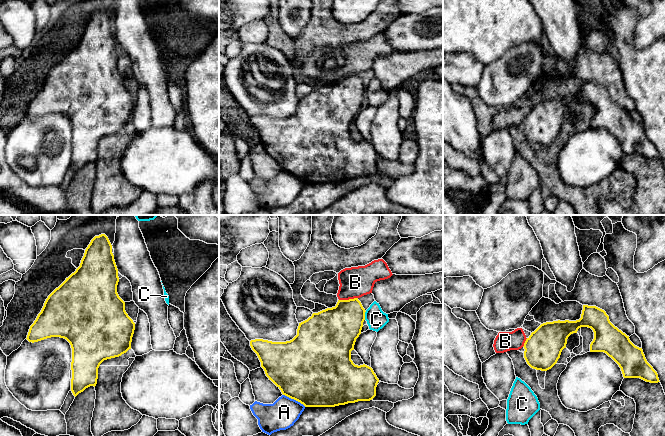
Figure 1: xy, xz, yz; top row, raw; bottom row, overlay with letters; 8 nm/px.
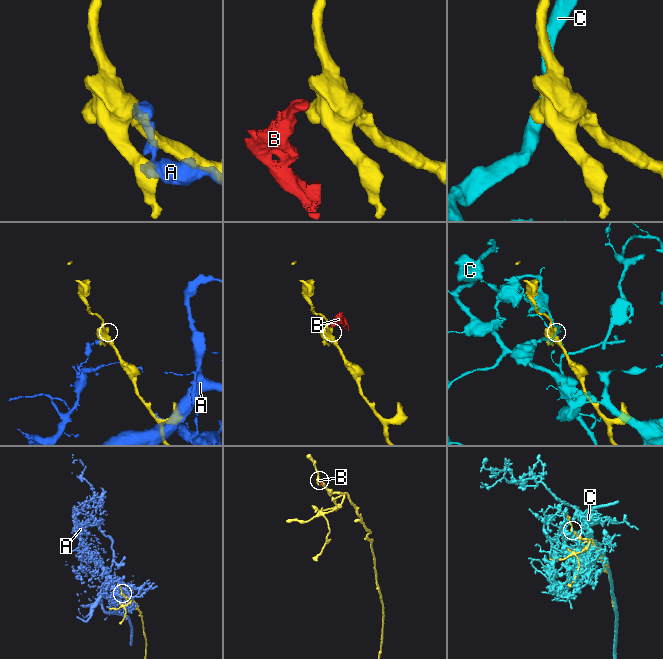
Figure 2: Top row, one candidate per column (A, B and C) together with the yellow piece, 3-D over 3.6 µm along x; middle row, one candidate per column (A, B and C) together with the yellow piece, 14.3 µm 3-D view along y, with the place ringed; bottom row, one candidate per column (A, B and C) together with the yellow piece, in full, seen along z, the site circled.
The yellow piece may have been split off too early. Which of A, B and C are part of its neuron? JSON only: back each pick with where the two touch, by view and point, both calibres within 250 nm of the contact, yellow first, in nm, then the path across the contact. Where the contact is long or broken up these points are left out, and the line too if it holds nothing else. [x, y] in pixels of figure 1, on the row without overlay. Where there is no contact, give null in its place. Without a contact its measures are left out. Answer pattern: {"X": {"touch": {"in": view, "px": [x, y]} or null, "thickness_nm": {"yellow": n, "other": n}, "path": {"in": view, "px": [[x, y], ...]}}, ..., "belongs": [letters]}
{"belongs": []}

